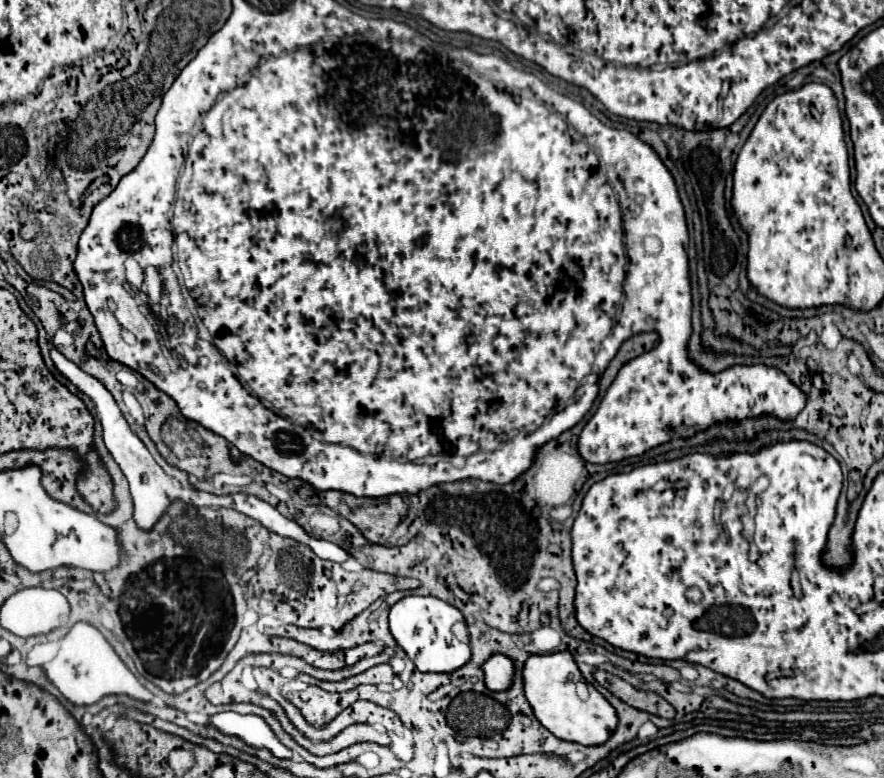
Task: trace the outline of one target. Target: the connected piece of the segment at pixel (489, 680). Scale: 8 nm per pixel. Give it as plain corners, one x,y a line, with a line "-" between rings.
492,655
484,665
484,683
490,691
506,691
514,681
514,663
506,655

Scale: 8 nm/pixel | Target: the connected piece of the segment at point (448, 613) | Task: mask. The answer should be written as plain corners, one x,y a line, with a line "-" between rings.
410,595
390,609
390,631
396,643
424,673
452,673
472,659
470,645
460,641
452,631
456,623
464,623
462,613
436,597

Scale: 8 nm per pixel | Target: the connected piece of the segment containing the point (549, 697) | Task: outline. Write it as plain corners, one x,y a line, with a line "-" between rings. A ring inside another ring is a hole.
554,651
532,655
524,665
524,693
528,703
534,709
536,719
546,727
554,737
564,741
574,741
580,745
596,747
610,739
614,729
618,727
616,709
592,687
588,685
588,699
582,701
576,693
576,683
584,681
580,669
576,667
572,655
568,651

